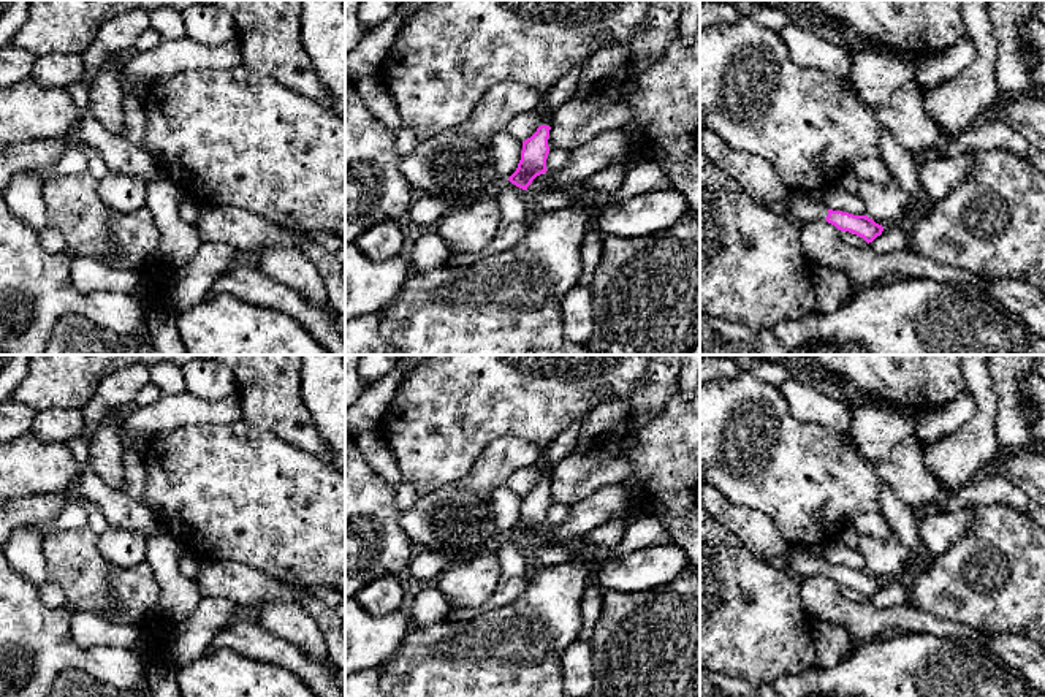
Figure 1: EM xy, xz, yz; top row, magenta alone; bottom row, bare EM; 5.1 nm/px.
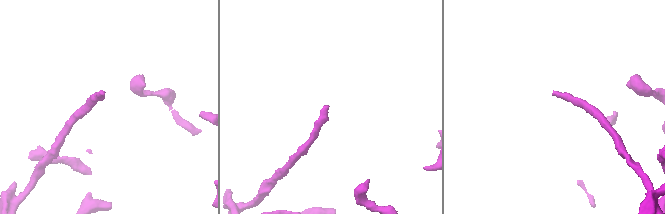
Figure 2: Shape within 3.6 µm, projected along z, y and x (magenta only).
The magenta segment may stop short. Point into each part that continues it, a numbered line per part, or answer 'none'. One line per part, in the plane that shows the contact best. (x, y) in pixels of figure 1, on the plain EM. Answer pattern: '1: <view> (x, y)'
1: yz (801, 561)

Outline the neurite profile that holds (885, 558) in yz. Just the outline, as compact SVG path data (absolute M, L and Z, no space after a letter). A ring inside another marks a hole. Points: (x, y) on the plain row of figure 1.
M896 534L888 539L861 535L857 550L866 570L882 581L906 573L907 564L914 559L910 548Z

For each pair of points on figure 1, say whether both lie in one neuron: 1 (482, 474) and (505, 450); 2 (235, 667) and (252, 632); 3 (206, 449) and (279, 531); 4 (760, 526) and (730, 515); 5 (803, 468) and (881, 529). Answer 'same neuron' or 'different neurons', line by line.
1: same neuron
2: different neurons
3: same neuron
4: same neuron
5: different neurons

